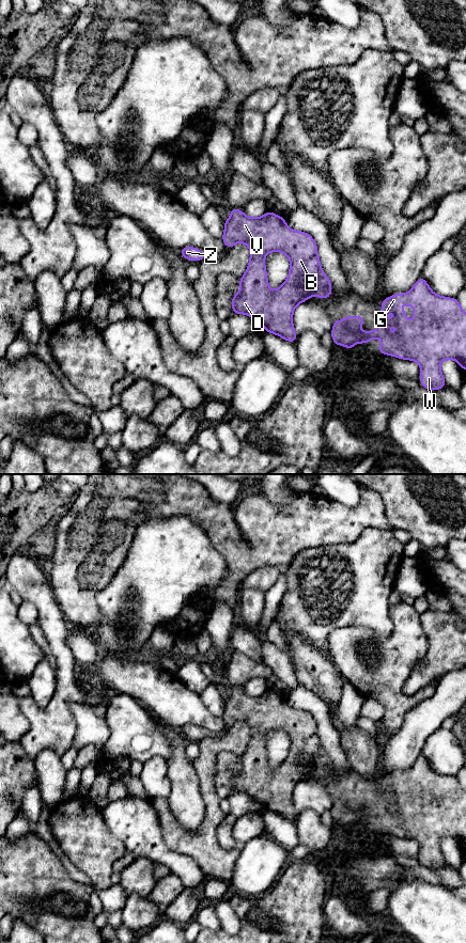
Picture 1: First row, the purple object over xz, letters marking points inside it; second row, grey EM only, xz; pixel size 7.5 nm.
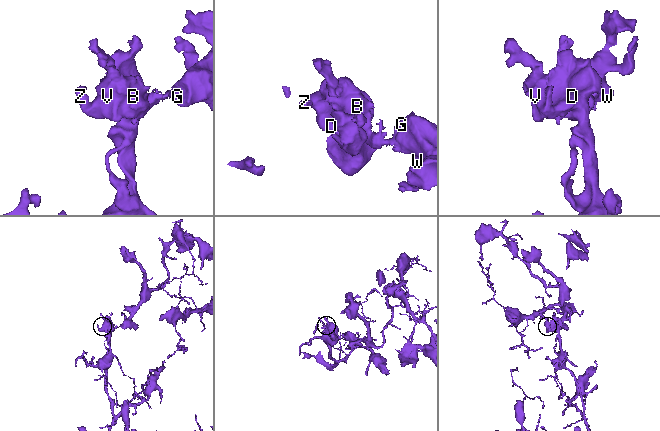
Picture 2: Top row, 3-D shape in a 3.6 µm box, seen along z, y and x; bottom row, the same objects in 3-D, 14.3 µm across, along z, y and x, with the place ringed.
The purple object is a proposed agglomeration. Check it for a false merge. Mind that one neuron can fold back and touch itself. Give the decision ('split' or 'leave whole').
leave whole

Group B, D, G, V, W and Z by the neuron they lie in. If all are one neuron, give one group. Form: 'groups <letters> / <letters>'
groups B D G V W Z

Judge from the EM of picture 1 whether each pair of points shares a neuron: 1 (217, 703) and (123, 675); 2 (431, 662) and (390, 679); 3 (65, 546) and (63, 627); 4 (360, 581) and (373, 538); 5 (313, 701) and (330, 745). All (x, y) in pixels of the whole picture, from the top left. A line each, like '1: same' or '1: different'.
1: different
2: different
3: different
4: same
5: same

